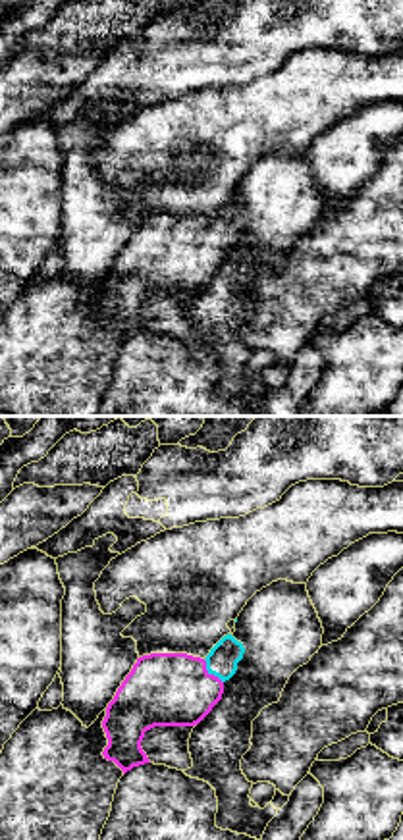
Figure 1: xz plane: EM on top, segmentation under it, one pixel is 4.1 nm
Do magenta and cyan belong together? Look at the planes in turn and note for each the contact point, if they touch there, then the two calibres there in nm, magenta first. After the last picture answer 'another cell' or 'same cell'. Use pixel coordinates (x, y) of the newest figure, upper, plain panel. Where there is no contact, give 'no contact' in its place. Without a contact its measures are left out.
contact (211, 243); calibres 300 and 130 nm

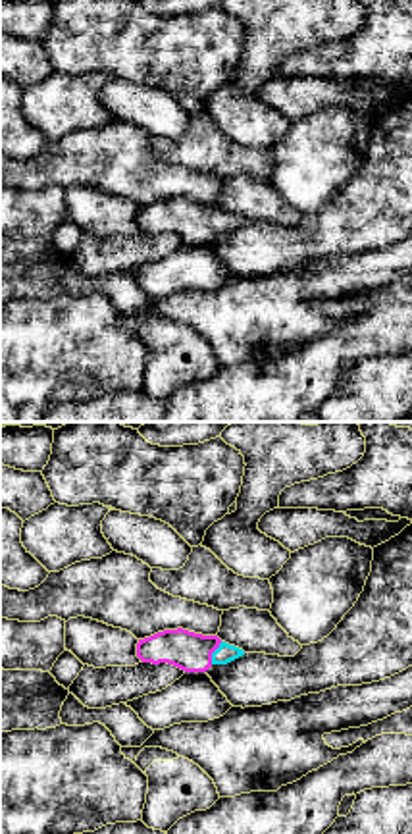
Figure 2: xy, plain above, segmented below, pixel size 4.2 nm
contact (212, 220); calibres 160 and 80 nm

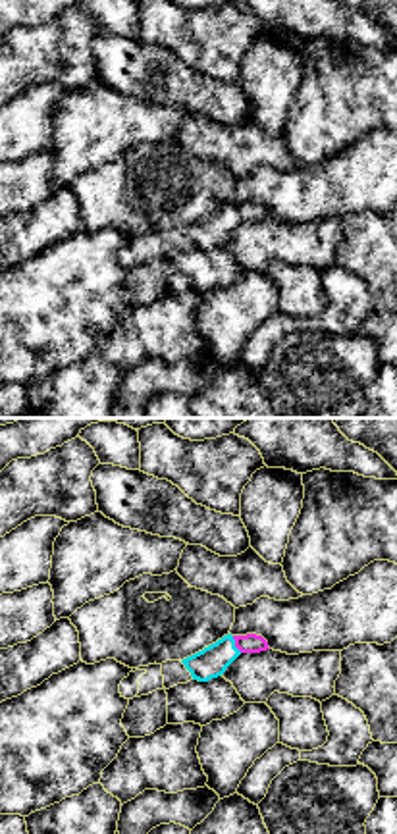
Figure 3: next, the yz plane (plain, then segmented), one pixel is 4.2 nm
contact (236, 212); calibres 80 and 130 nm

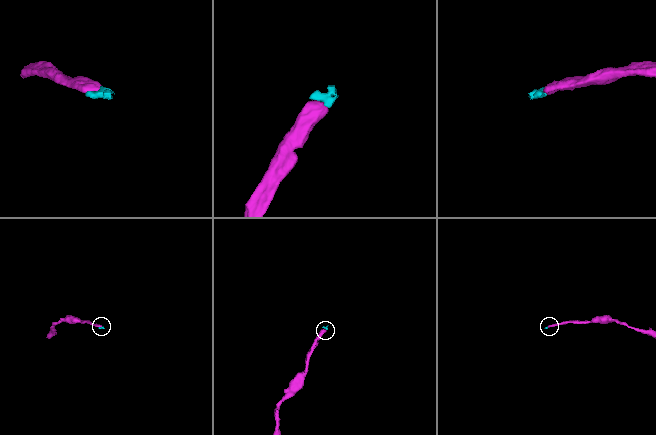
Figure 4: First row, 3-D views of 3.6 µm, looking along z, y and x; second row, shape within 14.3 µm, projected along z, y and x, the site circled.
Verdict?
same cell

